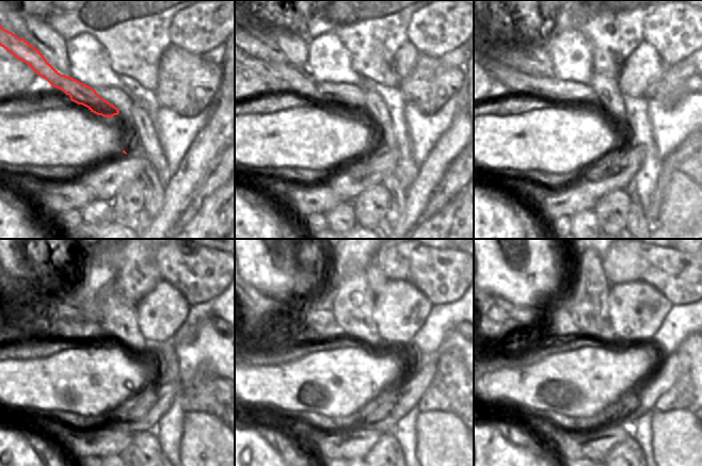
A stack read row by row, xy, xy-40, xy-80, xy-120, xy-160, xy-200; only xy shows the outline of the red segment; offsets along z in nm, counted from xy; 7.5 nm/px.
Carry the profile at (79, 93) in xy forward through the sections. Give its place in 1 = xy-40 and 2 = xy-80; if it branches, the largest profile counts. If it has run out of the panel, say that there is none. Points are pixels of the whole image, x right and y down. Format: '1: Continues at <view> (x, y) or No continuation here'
1: Continues at xy-40 (268, 61)
2: Continues at xy-80 (522, 74).

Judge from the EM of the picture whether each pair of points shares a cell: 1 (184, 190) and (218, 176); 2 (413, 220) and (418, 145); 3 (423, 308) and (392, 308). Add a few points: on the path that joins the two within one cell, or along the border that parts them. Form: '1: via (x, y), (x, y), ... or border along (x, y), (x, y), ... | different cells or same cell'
1: border along (212, 162), (192, 193), (187, 206) | different cells
2: border along (434, 145), (419, 166) | different cells
3: via (415, 308), (399, 308) | same cell

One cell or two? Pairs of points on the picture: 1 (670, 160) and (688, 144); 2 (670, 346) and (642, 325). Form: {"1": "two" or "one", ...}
{"1": "one", "2": "two"}

